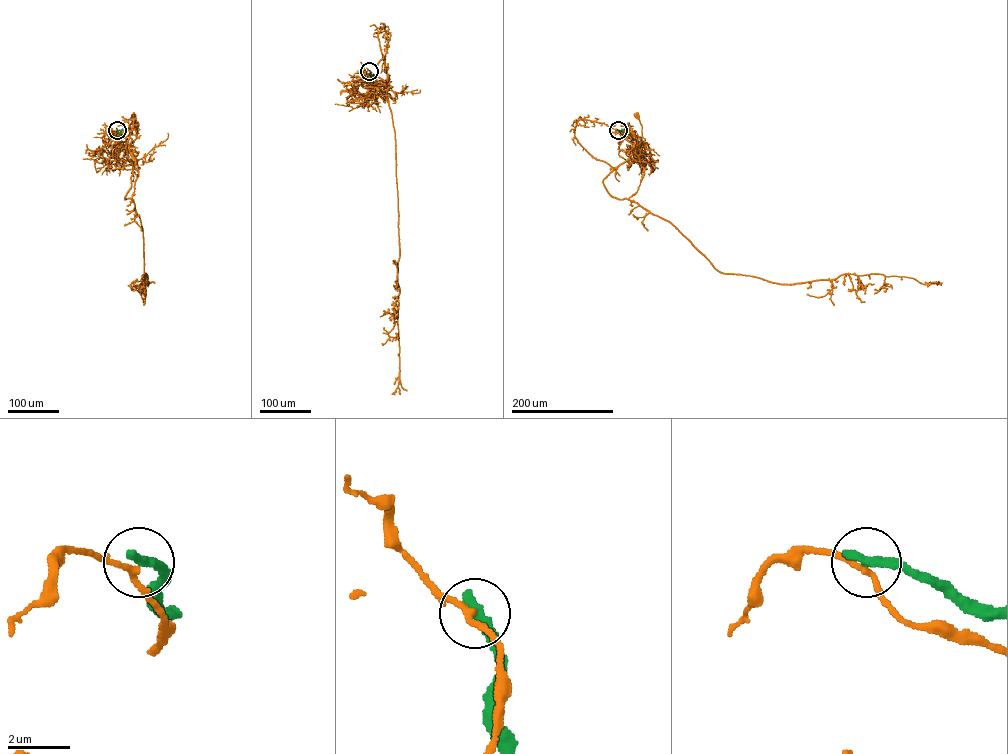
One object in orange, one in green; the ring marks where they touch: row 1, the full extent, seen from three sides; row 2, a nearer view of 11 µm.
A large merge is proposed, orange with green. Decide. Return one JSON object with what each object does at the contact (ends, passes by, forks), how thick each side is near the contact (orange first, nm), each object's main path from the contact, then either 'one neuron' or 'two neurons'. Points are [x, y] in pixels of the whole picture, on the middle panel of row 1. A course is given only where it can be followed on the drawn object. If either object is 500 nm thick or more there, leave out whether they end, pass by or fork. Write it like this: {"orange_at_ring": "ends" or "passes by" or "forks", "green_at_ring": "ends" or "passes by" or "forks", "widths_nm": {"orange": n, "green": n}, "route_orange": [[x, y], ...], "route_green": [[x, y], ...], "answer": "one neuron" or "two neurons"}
{"orange_at_ring": "passes by", "green_at_ring": "ends", "widths_nm": {"orange": 180, "green": 400}, "route_orange": [[369, 71], [372, 88], [380, 88], [377, 95], [385, 89]], "route_green": [[369, 71], [373, 83]], "answer": "two neurons"}

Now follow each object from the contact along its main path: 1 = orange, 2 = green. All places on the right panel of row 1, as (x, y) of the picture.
1: (618, 130), (635, 140), (635, 151), (642, 137), (642, 125), (636, 115)
2: (618, 130), (630, 135)

